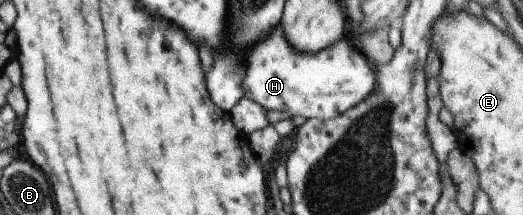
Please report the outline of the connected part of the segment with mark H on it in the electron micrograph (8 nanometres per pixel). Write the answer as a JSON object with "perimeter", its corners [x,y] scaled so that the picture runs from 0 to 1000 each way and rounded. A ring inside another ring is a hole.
{"perimeter":[[[535,130],[482,223],[470,233],[470,335],[463,372],[467,451],[505,512],[549,521],[554,553],[577,540],[585,558],[631,558],[692,474],[719,419],[719,321],[685,209],[677,223],[650,186],[608,242],[604,260],[566,251],[551,223]]]}

